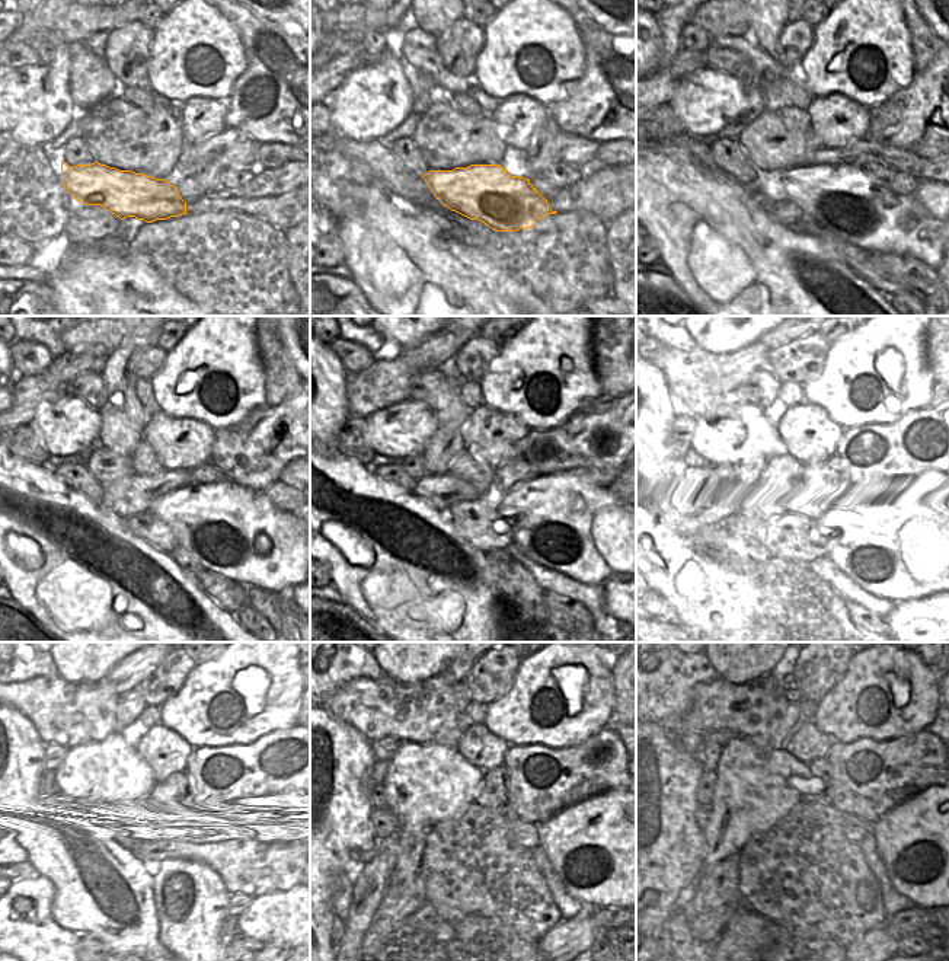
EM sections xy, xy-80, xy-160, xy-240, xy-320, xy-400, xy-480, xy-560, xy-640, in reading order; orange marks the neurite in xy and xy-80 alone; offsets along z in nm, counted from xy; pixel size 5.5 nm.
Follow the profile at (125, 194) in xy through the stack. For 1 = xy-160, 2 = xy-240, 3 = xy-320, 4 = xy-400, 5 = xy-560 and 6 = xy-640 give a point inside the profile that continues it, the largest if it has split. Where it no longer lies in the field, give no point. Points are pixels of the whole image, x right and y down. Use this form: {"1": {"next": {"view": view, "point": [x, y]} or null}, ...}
{"1": {"next": {"view": "xy-160", "point": [856, 207]}}, "2": {"next": {"view": "xy-240", "point": [217, 524]}}, "3": {"next": {"view": "xy-320", "point": [564, 521]}}, "4": {"next": {"view": "xy-400", "point": [913, 527]}}, "5": {"next": {"view": "xy-560", "point": [606, 851]}}, "6": {"next": {"view": "xy-640", "point": [932, 846]}}}

